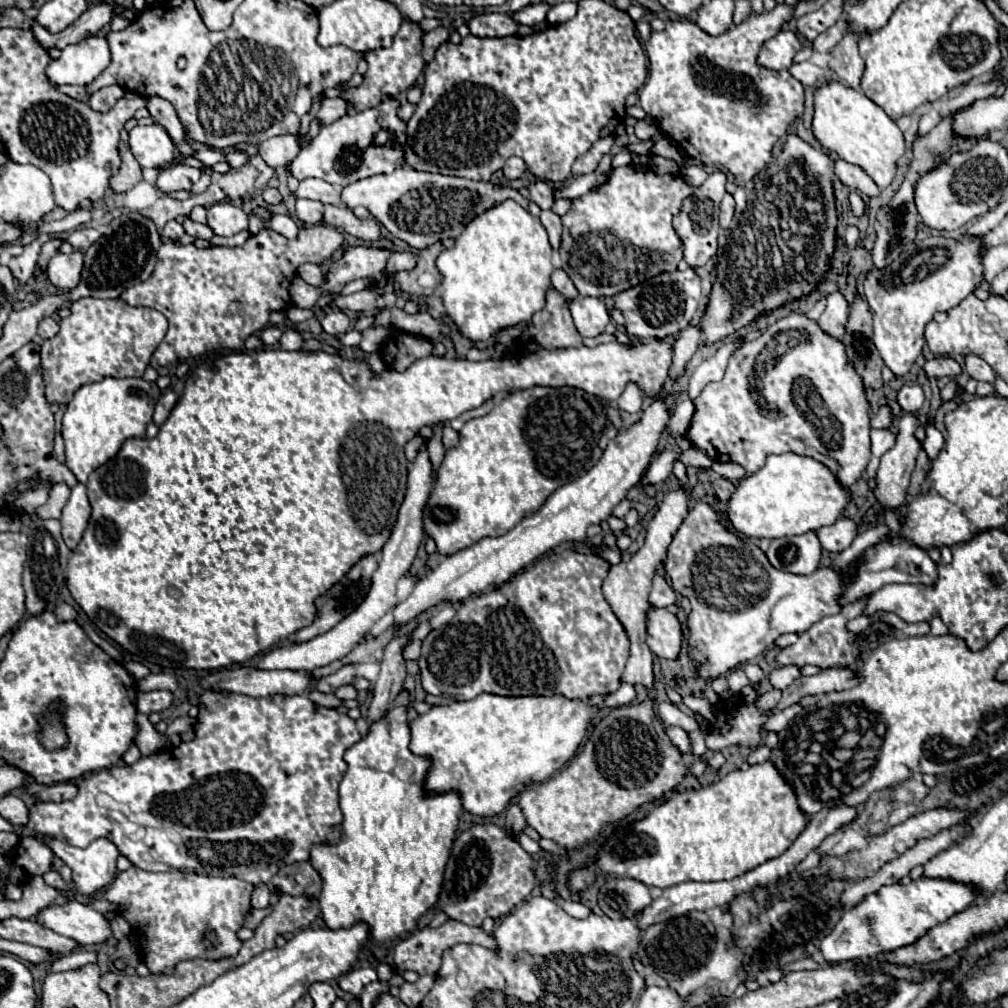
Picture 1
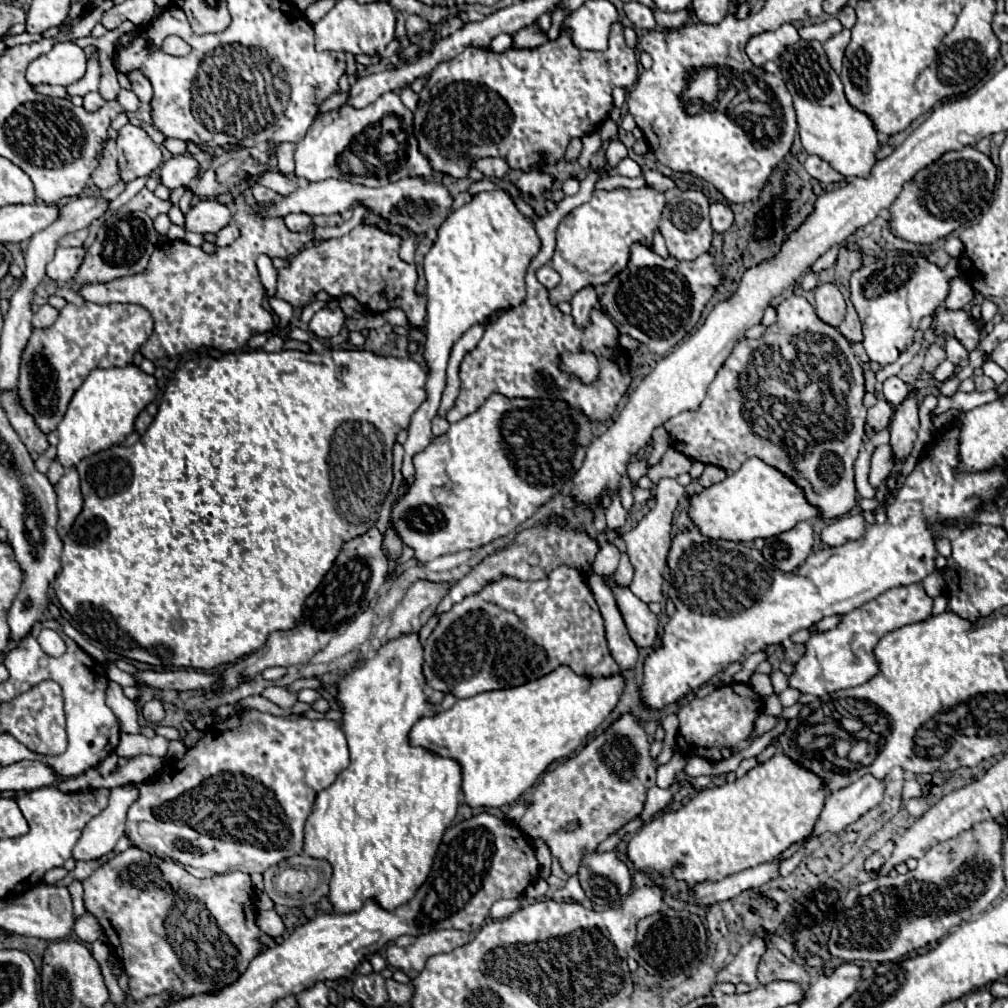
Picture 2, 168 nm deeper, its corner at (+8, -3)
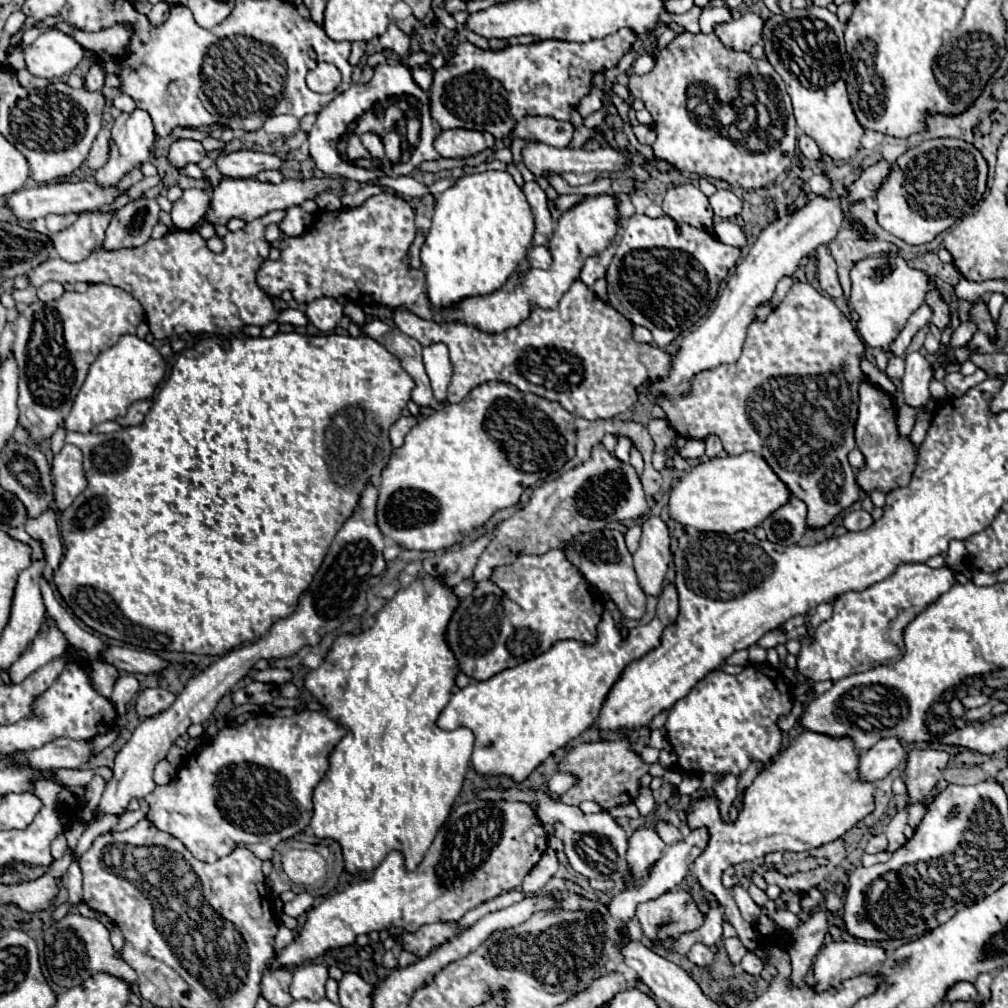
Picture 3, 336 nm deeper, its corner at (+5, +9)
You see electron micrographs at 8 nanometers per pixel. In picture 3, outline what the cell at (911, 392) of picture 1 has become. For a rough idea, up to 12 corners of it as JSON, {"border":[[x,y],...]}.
{"border":[[893,357],[885,373],[893,381],[905,373],[905,361]]}

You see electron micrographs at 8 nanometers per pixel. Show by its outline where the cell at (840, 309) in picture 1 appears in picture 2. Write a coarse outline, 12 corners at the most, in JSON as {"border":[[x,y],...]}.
{"border":[[834,283],[814,289],[818,317],[838,327],[846,313]]}

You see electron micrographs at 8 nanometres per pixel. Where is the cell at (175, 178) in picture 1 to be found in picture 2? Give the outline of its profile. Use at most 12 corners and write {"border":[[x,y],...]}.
{"border":[[178,155],[160,165],[160,179],[170,191],[190,185],[198,161]]}

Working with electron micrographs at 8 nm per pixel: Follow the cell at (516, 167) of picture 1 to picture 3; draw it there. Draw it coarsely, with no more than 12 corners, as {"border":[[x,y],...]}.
{"border":[[439,131],[435,149],[443,157],[467,159],[495,149],[481,131]]}

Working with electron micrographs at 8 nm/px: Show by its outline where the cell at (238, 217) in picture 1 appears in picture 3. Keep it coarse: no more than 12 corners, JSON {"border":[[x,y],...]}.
{"border":[[185,189],[173,203],[177,229],[197,229],[207,217],[211,195]]}

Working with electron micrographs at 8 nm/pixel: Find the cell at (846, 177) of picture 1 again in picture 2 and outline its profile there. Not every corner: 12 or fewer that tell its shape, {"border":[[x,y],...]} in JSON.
{"border":[[808,157],[804,167],[822,183],[844,179],[824,159]]}

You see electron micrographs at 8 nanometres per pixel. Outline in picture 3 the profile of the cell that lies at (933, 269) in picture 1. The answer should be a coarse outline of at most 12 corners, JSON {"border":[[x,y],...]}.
{"border":[[899,253],[851,269],[857,333],[887,347],[933,277]]}

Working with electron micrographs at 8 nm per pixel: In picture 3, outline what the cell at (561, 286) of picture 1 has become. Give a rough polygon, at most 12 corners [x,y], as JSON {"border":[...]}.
{"border":[[533,247],[527,263],[537,269],[551,267],[547,247]]}

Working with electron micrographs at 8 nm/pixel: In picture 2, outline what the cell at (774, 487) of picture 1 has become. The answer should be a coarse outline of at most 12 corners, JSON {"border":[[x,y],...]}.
{"border":[[756,457],[694,493],[704,537],[768,539],[818,509]]}

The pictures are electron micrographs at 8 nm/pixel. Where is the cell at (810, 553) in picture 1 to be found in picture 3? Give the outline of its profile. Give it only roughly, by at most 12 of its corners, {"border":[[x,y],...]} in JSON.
{"border":[[801,499],[763,521],[771,543],[797,545],[807,531]]}

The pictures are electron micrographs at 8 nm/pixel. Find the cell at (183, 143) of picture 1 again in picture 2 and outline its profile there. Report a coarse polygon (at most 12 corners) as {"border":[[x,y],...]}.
{"border":[[142,71],[126,73],[132,91],[144,103],[152,99],[152,85]]}

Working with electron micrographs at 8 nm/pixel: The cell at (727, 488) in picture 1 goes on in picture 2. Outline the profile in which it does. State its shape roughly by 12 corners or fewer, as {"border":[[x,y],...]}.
{"border":[[704,465],[698,483],[710,487],[726,477],[726,471],[714,465]]}

